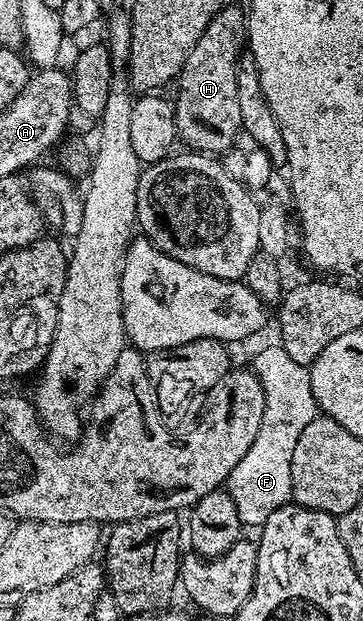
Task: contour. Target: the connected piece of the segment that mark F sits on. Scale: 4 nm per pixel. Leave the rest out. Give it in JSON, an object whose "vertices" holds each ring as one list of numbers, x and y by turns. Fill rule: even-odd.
{"vertices":[[279,344,266,346,250,365,264,385,265,413,257,438,243,455,242,463,230,471,226,488,238,507,241,522,245,526,260,527,271,513,277,513,293,500,294,447,298,447,306,425,318,415,318,406,312,390,311,372,305,366,294,363,294,359,290,359,290,355]]}

